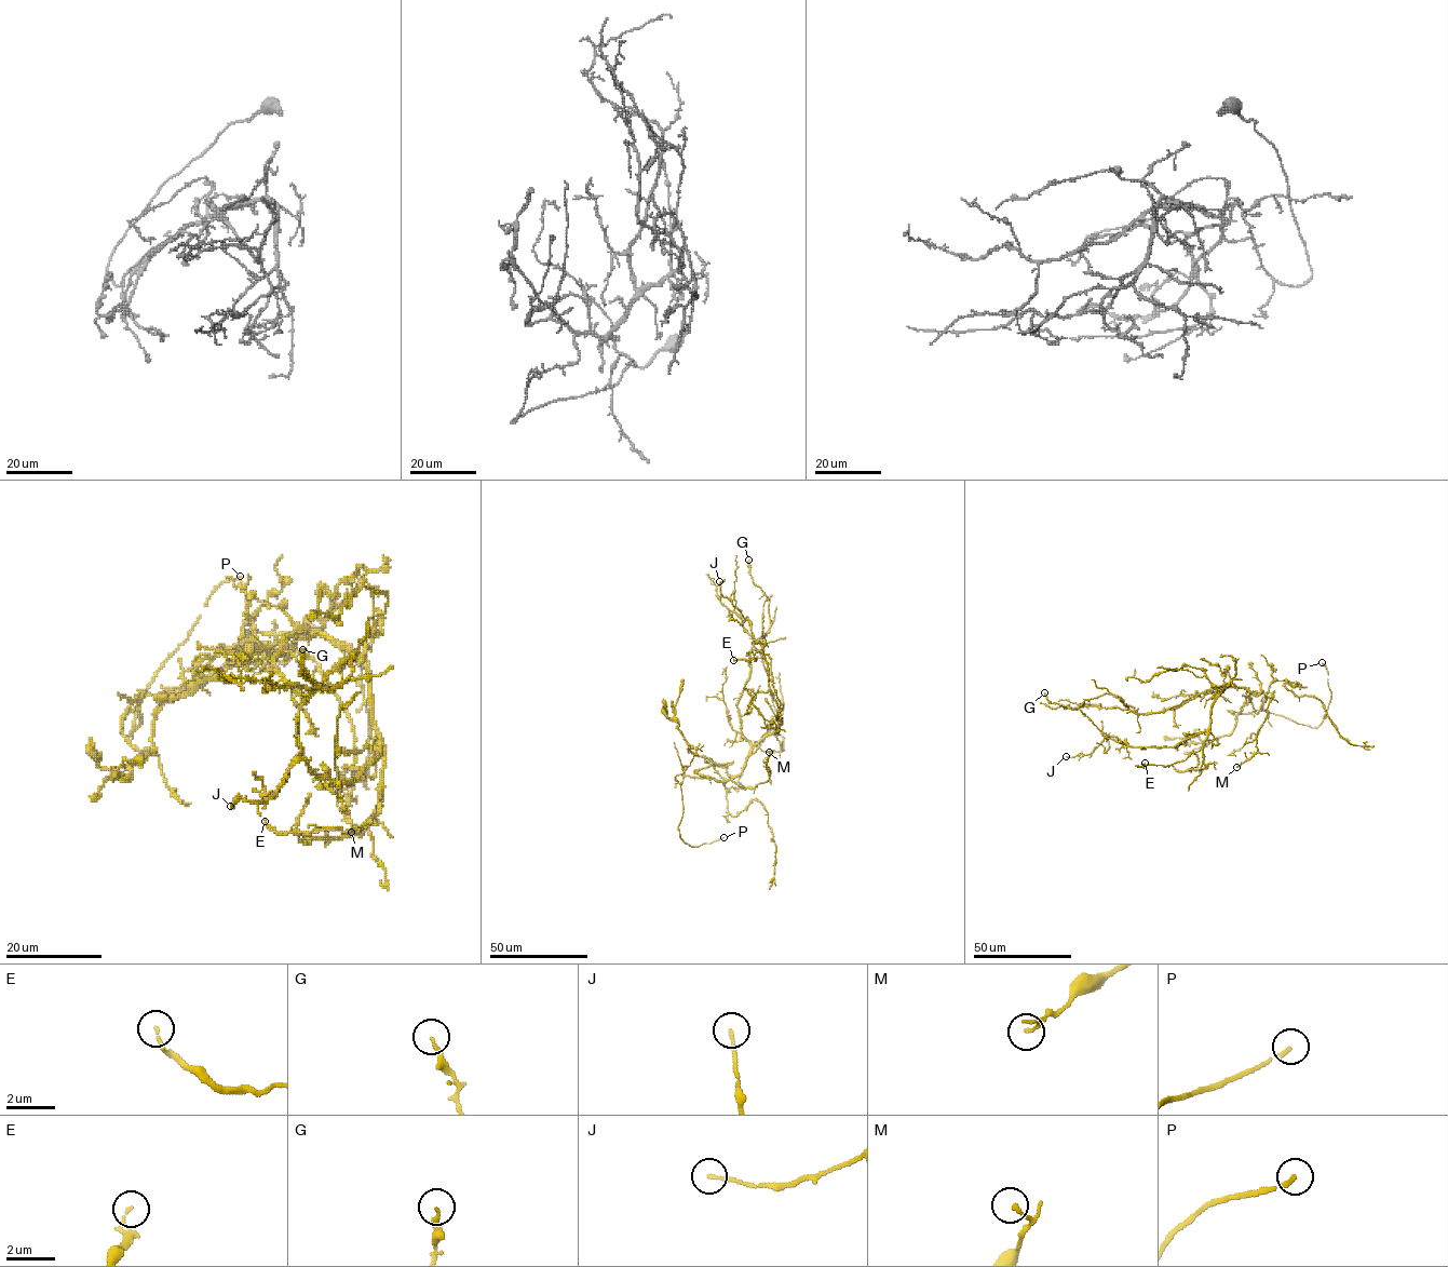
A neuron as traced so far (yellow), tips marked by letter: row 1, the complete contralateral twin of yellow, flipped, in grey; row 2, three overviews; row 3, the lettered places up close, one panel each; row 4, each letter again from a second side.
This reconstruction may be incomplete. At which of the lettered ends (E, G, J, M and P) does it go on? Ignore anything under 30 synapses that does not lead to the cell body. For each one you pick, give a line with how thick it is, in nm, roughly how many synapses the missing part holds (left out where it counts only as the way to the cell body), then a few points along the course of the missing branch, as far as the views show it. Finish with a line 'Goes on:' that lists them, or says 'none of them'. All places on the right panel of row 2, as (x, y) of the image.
P: 170 nm thick; missing branch runs (1322, 662), (1313, 651), (1308, 656)
Goes on: P

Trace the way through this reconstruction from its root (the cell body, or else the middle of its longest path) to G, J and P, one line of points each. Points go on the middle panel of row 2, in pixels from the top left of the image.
G: (748, 753), (738, 700), (748, 676), (752, 646), (771, 623), (769, 598), (754, 582), (748, 560)
J: (748, 753), (775, 729), (781, 712), (769, 686), (763, 648), (755, 638), (750, 624), (721, 593), (719, 581)
P: (748, 753), (743, 771), (729, 780), (684, 778), (679, 837), (694, 847), (724, 837)

